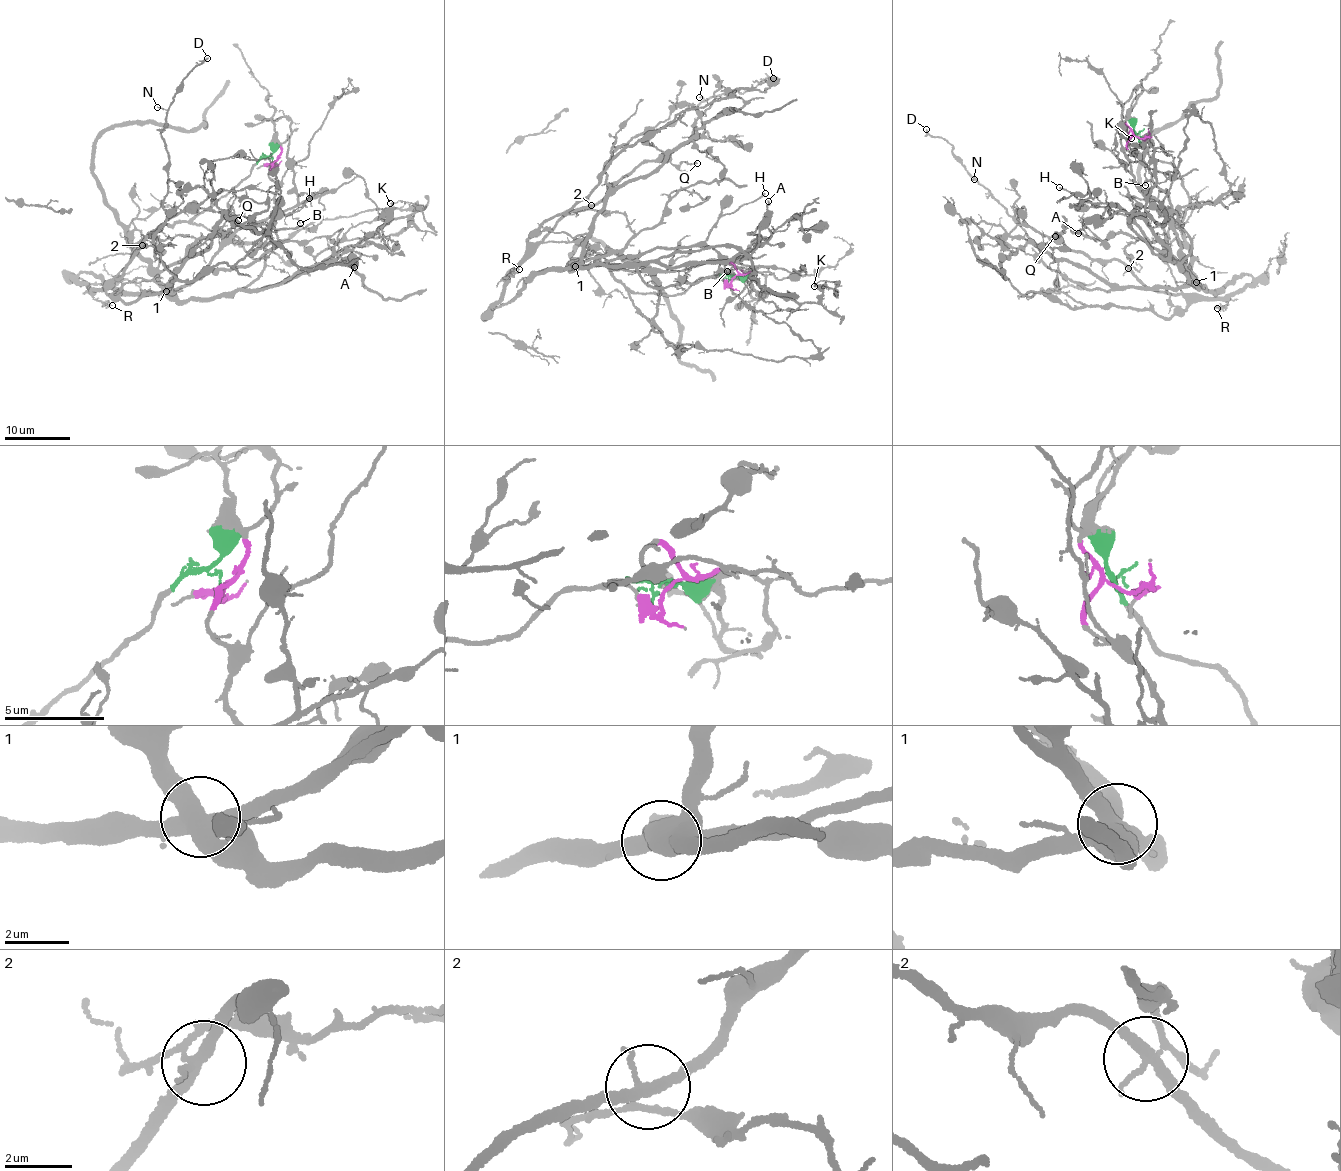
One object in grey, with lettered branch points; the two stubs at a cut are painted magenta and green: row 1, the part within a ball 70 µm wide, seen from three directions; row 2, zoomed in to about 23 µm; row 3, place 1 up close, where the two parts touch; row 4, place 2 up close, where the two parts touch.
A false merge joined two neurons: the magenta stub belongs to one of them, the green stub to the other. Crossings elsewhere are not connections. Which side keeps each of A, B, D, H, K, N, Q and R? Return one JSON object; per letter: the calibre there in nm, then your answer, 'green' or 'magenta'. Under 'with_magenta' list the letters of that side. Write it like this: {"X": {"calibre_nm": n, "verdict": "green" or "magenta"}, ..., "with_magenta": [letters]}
{"A": {"calibre_nm": 200, "verdict": "magenta"}, "B": {"calibre_nm": 100, "verdict": "magenta"}, "D": {"calibre_nm": 130, "verdict": "magenta"}, "H": {"calibre_nm": 180, "verdict": "green"}, "K": {"calibre_nm": 120, "verdict": "magenta"}, "N": {"calibre_nm": 100, "verdict": "magenta"}, "Q": {"calibre_nm": 160, "verdict": "green"}, "R": {"calibre_nm": 70, "verdict": "green"}, "with_magenta": ["A", "B", "D", "K", "N"]}

